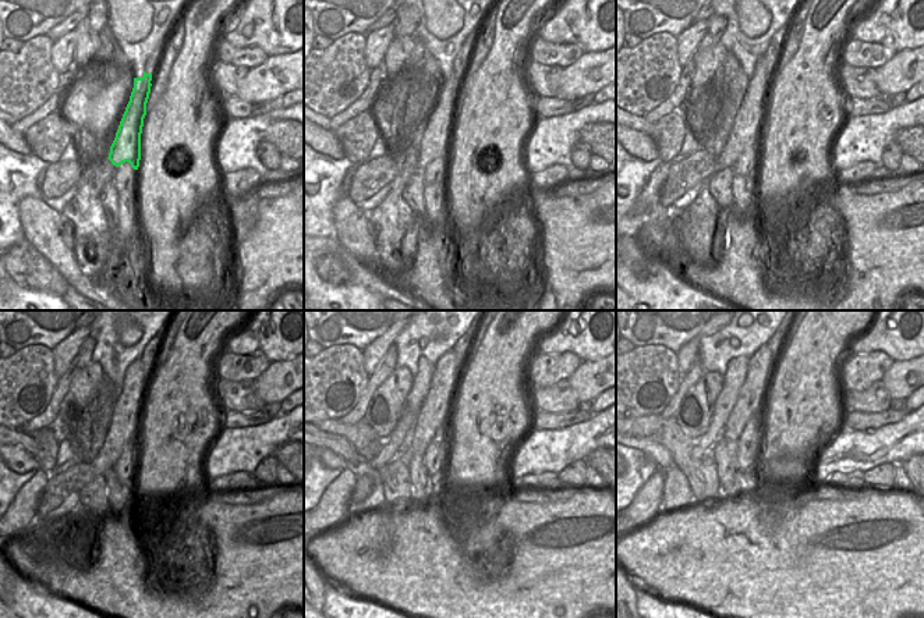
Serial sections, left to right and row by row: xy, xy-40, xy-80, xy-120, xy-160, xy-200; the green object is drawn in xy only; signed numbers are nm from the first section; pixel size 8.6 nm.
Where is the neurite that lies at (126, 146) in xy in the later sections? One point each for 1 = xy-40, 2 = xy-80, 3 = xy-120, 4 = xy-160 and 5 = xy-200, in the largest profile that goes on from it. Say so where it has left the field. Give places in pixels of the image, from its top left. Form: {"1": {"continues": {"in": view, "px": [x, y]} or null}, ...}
{"1": {"continues": {"in": "xy-40", "px": [431, 135]}}, "2": {"continues": {"in": "xy-80", "px": [747, 131]}}, "3": {"continues": {"in": "xy-120", "px": [124, 423]}}, "4": {"continues": {"in": "xy-160", "px": [435, 412]}}, "5": {"continues": {"in": "xy-200", "px": [749, 404]}}}

